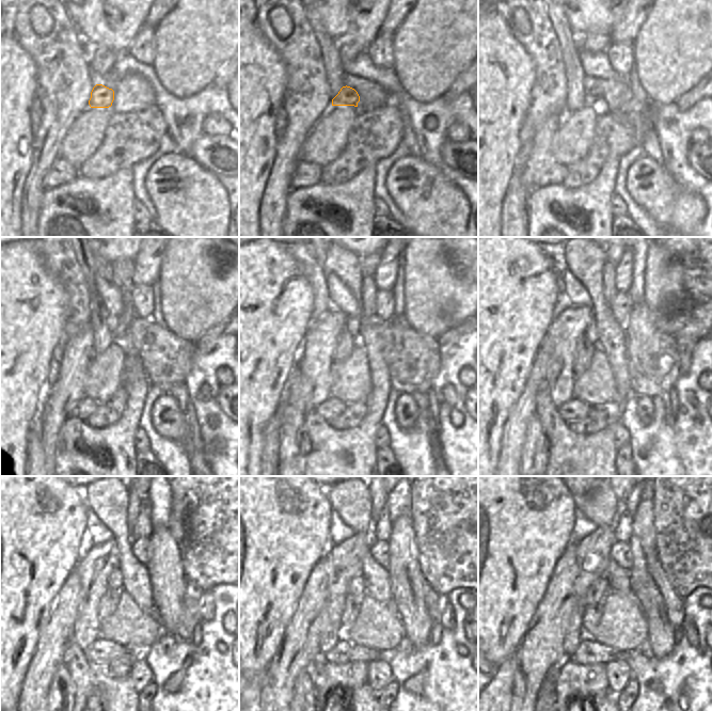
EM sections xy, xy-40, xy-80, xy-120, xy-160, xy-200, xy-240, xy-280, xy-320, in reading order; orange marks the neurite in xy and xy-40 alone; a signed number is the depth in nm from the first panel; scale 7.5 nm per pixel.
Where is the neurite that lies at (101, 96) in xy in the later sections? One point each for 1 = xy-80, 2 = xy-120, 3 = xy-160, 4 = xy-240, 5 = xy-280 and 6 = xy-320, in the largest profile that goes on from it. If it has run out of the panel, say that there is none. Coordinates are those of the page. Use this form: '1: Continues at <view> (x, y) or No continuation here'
1: Continues at xy-80 (592, 96)
2: Continues at xy-120 (128, 314)
3: Continues at xy-160 (368, 287)
4: Continues at xy-240 (133, 507)
5: Continues at xy-280 (378, 498)
6: Continues at xy-320 (620, 498).

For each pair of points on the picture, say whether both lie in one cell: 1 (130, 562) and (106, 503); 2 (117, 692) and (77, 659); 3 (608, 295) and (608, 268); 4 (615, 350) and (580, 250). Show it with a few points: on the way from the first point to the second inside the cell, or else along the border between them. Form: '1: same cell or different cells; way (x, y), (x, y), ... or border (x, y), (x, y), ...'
1: same cell; way (124, 547), (124, 539), (115, 518)
2: same cell; way (106, 692), (103, 692), (81, 670)
3: same cell; way (608, 288), (608, 274)
4: same cell; way (606, 326), (597, 301), (590, 274)

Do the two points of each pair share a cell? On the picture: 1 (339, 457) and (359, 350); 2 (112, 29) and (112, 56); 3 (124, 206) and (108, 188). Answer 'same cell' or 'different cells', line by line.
1: different cells
2: different cells
3: same cell

